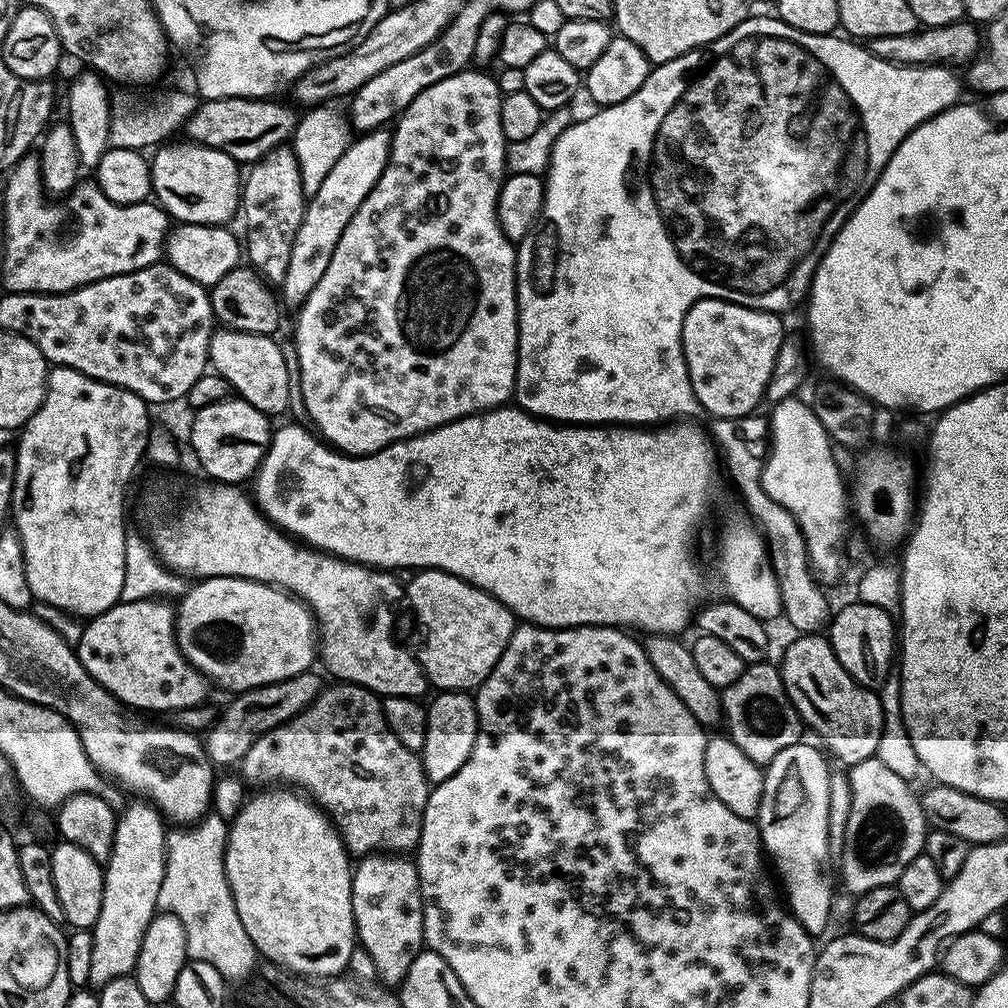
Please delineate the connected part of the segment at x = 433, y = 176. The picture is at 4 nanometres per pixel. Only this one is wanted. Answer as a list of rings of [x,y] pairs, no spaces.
[[[465,70],[454,74],[450,78],[442,78],[442,82],[434,82],[434,86],[422,90],[422,94],[418,94],[418,98],[414,98],[414,102],[410,102],[410,106],[406,111],[400,113],[394,124],[396,132],[393,131],[391,133],[392,147],[388,149],[388,161],[378,178],[378,182],[374,186],[374,190],[370,190],[370,194],[366,194],[362,206],[358,206],[354,218],[350,218],[346,230],[342,230],[342,238],[338,238],[338,246],[334,246],[334,258],[330,258],[330,266],[326,266],[326,274],[322,274],[322,278],[318,282],[318,286],[314,286],[310,298],[306,298],[304,305],[298,309],[297,316],[300,316],[296,320],[296,360],[300,363],[300,376],[298,372],[298,400],[300,396],[305,410],[308,411],[309,418],[316,423],[317,429],[315,428],[315,431],[333,449],[339,450],[349,456],[368,456],[371,452],[382,450],[394,442],[409,440],[412,436],[416,436],[420,432],[429,432],[431,428],[448,424],[452,420],[460,420],[464,416],[474,416],[481,412],[487,412],[489,408],[499,408],[507,405],[514,396],[514,389],[516,387],[516,351],[518,350],[518,318],[516,317],[517,245],[506,238],[506,234],[496,217],[496,203],[500,197],[500,186],[506,179],[506,169],[504,166],[506,141],[502,134],[502,118],[500,117],[502,93],[500,87],[496,85],[495,75],[490,74],[490,76],[487,76],[484,73],[487,71],[484,70],[476,70],[480,72],[472,71]]]

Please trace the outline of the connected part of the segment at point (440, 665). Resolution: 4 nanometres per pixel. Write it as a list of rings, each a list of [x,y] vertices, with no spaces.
[[[420,570],[408,584],[408,600],[416,611],[416,620],[424,631],[424,645],[418,651],[420,667],[428,677],[429,685],[440,690],[476,690],[492,673],[498,658],[506,650],[512,633],[518,627],[517,617],[490,592],[468,584],[458,576],[439,570]]]

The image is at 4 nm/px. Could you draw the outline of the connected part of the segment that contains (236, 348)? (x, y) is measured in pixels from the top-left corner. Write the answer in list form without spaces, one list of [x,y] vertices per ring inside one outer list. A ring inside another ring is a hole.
[[[221,327],[213,331],[208,347],[211,371],[226,378],[229,389],[239,399],[265,414],[286,411],[288,399],[294,396],[293,373],[292,376],[288,373],[288,360],[274,341],[272,336],[235,332],[232,328]]]

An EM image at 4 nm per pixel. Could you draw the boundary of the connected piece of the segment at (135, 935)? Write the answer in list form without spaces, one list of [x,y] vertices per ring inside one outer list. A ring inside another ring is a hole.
[[[136,803],[140,804],[132,804],[119,813],[112,852],[104,868],[102,910],[95,928],[91,929],[93,954],[88,984],[92,986],[103,986],[114,978],[135,973],[142,938],[158,912],[156,899],[164,877],[166,855],[165,821],[151,804]]]

